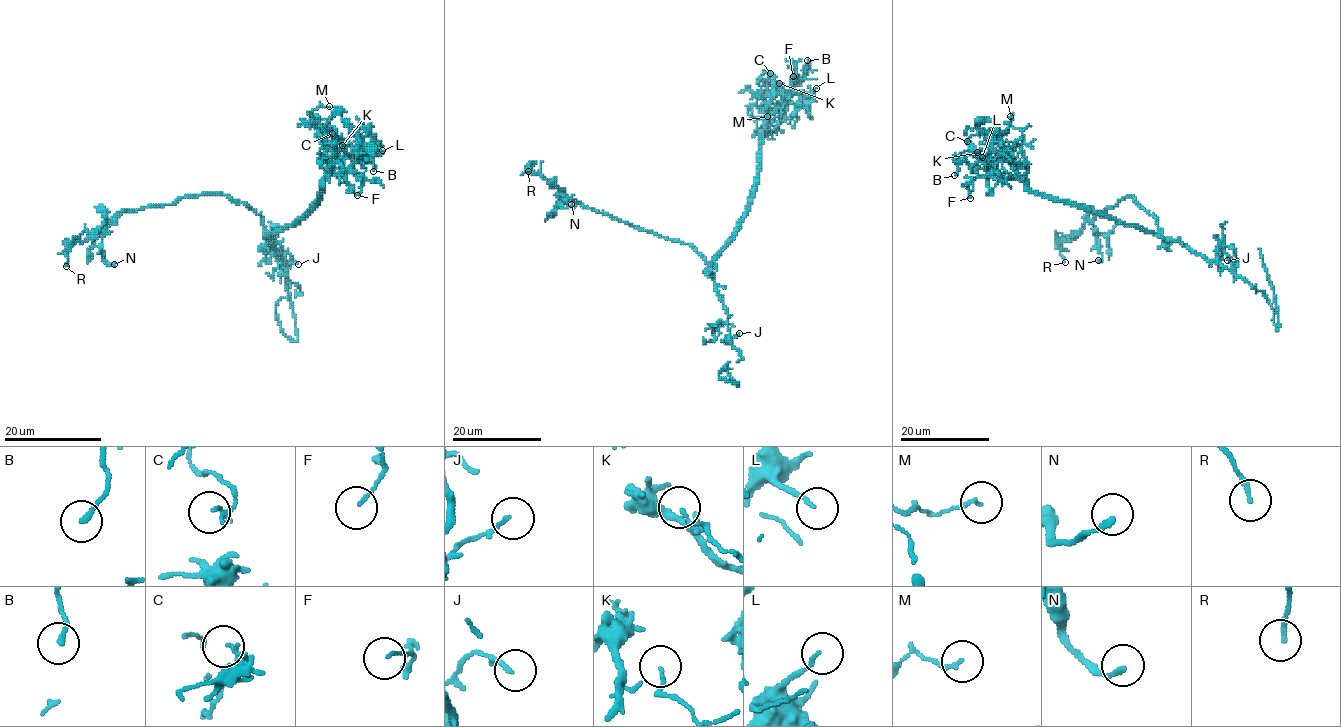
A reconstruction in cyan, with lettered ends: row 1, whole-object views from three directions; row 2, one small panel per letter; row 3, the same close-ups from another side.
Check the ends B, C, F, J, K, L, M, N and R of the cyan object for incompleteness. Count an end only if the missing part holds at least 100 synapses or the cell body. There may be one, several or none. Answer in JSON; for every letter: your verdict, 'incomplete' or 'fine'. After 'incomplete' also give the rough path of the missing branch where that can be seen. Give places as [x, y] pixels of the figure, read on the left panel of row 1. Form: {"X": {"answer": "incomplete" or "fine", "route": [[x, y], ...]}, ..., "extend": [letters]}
{"B": {"answer": "fine"}, "C": {"answer": "fine"}, "F": {"answer": "fine"}, "J": {"answer": "fine"}, "K": {"answer": "fine"}, "L": {"answer": "fine"}, "M": {"answer": "fine"}, "N": {"answer": "fine"}, "R": {"answer": "fine"}, "extend": []}

